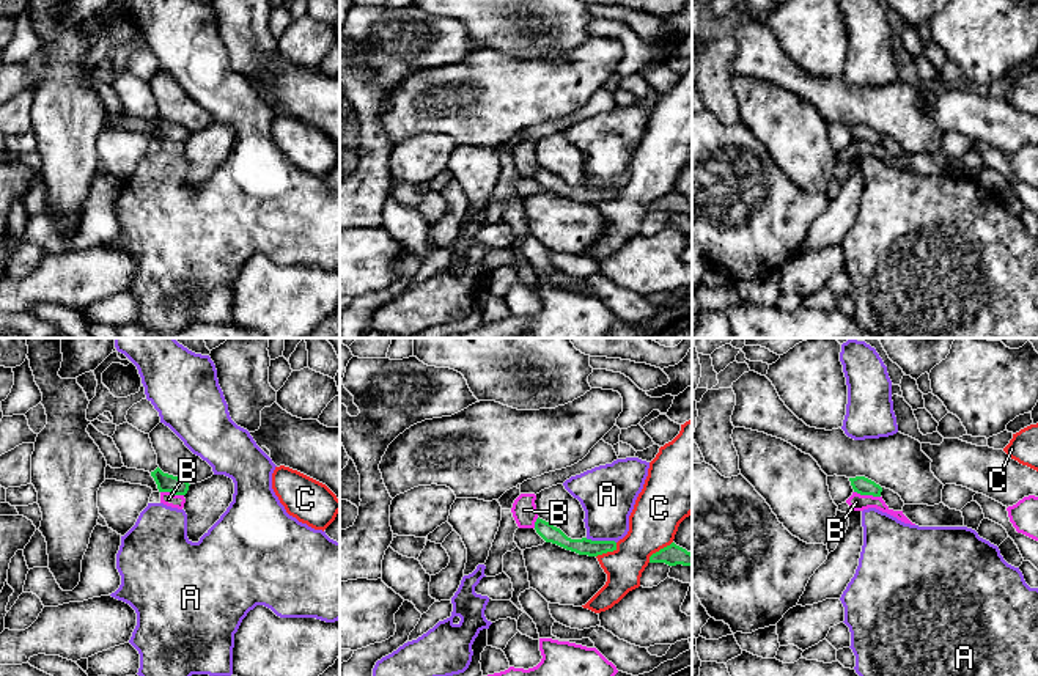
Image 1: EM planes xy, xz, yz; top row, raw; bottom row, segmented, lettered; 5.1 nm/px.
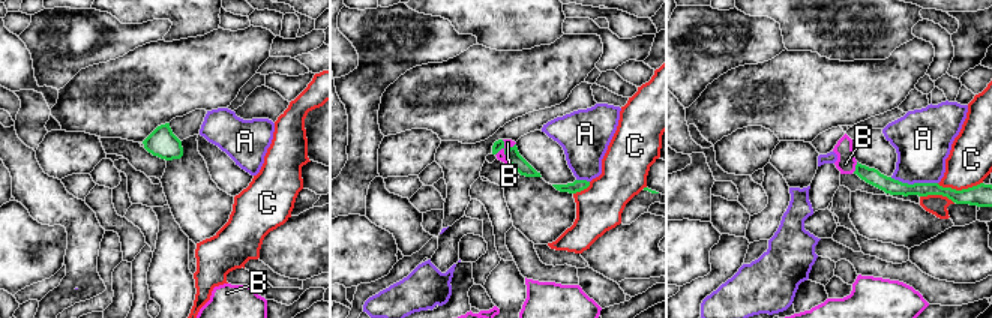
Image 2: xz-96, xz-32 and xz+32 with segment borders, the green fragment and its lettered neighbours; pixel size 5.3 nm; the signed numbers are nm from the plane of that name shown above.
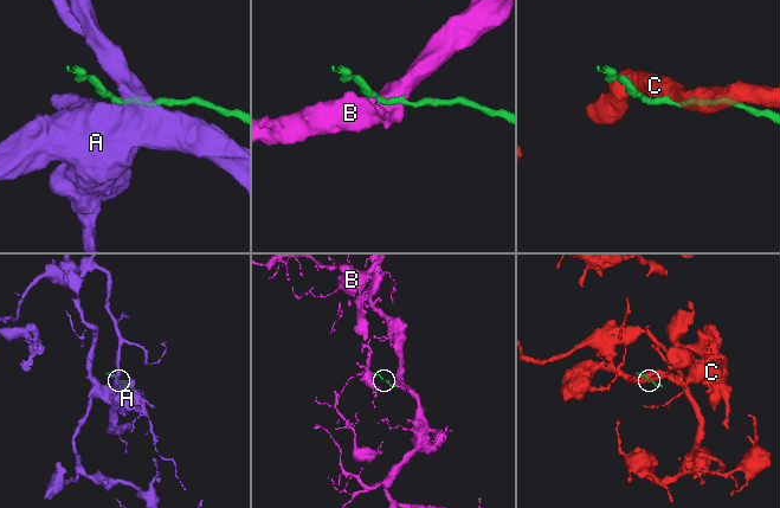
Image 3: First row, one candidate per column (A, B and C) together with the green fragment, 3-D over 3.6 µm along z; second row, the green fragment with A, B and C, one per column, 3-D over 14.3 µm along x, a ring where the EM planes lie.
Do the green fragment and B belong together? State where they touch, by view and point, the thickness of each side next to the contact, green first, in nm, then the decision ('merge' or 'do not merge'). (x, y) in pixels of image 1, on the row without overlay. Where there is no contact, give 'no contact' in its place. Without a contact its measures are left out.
contact yz (867, 142); calibres 90 and 90 nm; do not merge

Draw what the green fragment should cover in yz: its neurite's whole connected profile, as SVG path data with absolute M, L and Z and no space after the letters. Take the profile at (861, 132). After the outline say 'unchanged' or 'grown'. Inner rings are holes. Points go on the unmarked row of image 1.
M865 124L849 126L854 140L860 143L881 145L882 135Z | unchanged

